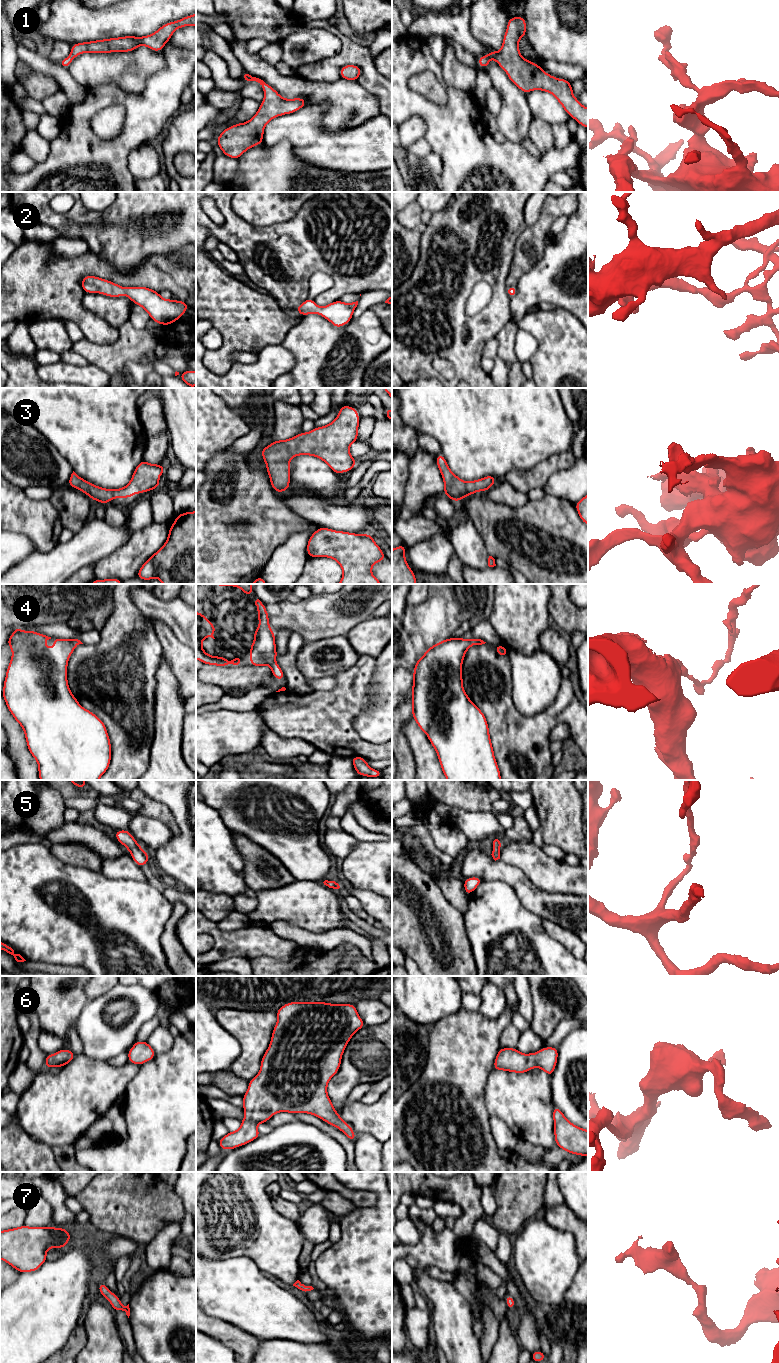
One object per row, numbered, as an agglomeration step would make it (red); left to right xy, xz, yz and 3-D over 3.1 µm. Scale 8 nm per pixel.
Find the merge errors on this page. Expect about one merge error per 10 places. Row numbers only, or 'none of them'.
none of them

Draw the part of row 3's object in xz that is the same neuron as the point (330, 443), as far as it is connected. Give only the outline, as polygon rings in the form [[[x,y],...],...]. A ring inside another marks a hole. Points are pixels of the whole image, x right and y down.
[[[343,405],[339,409],[339,415],[330,424],[315,427],[307,433],[301,432],[287,440],[276,440],[261,449],[272,488],[277,493],[288,490],[291,467],[289,461],[299,455],[315,456],[323,460],[337,475],[340,475],[342,472],[350,472],[357,464],[357,461],[350,455],[349,447],[358,440],[360,420],[358,411],[354,407]]]

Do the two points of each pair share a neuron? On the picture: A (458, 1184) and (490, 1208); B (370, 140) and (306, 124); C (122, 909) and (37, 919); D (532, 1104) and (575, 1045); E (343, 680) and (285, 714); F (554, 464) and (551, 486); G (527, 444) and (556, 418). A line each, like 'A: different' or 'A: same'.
A: different
B: same
C: same
D: different
E: same
F: different
G: same

